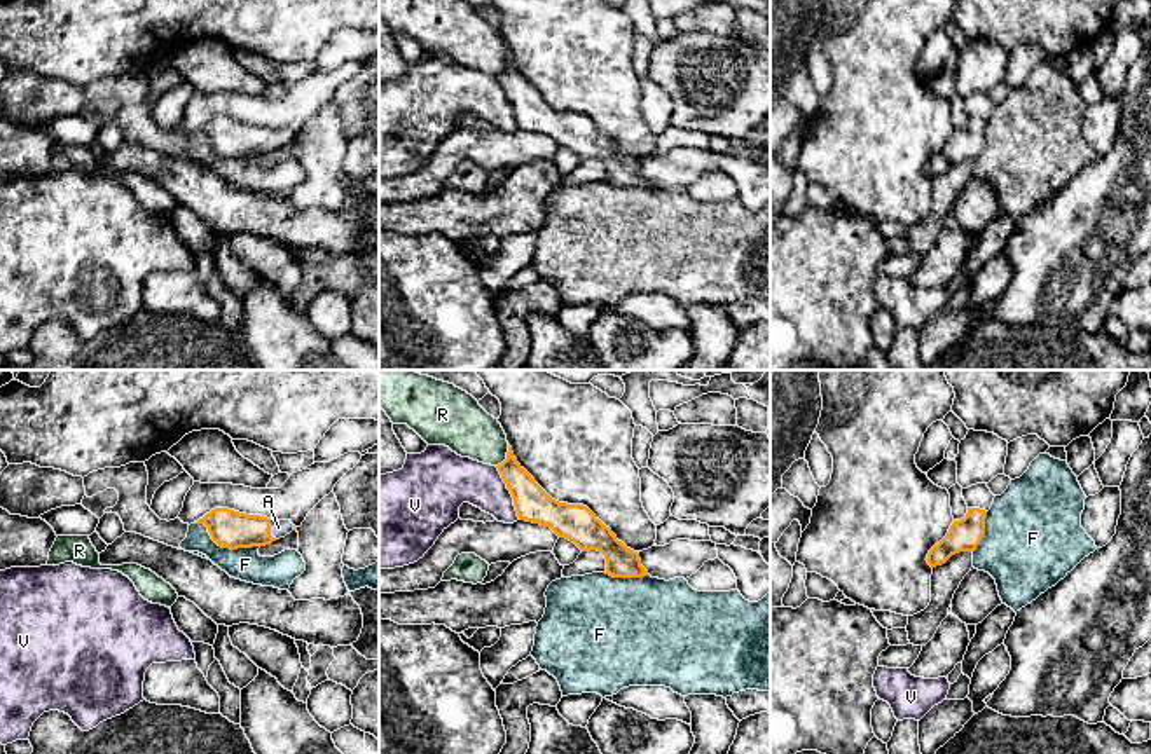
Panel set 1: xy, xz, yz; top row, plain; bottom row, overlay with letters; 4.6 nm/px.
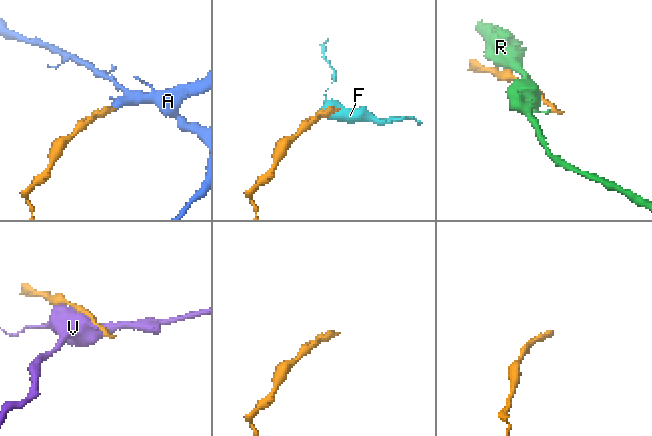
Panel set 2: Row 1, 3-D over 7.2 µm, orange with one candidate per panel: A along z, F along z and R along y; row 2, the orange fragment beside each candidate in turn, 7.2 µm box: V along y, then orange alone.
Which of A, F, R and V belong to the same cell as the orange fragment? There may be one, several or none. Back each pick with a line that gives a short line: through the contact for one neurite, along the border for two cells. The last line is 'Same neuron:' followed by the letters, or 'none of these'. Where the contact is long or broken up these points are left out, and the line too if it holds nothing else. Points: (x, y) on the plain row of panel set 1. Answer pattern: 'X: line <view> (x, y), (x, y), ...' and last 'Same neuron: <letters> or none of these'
A: line xy (231, 138), (269, 140), (278, 137)
Same neuron: A

